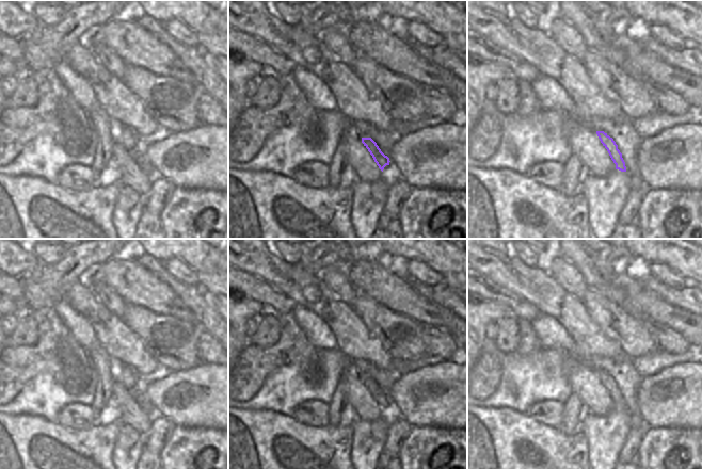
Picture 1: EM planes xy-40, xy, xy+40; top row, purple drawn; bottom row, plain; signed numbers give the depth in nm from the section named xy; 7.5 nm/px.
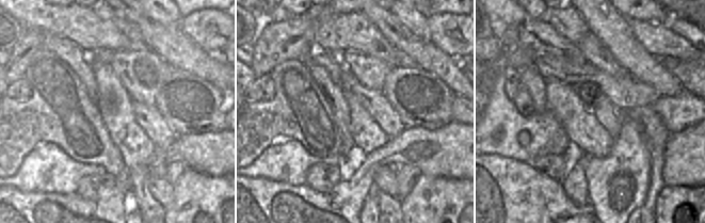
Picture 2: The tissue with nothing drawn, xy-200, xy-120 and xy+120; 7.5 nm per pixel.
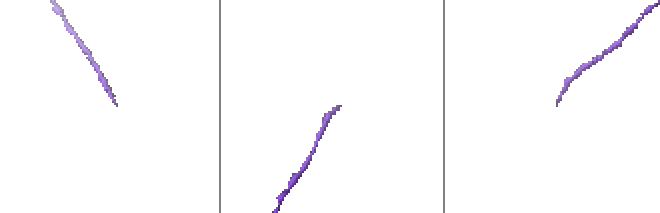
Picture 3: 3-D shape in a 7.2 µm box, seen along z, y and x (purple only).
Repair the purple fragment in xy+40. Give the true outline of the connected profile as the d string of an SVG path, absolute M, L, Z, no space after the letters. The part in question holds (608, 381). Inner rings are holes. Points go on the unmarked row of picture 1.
M596 370L596 373L603 383L603 385L607 388L611 399L616 403L616 408L619 408L621 410L626 410L625 401L622 397L622 392L618 388L618 384L613 379L612 376L610 376L607 372L604 370Z

